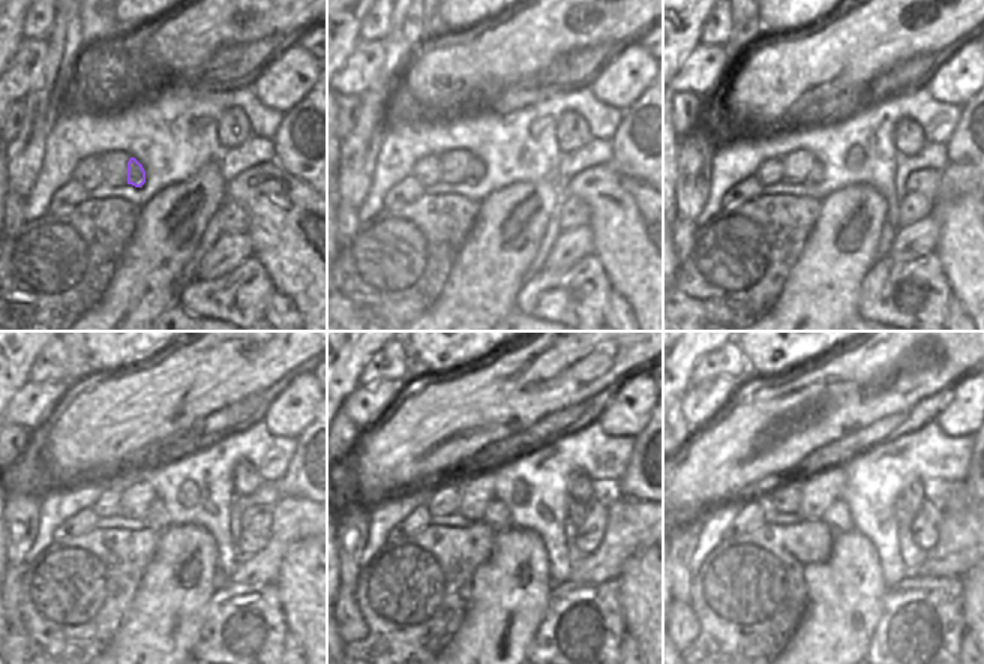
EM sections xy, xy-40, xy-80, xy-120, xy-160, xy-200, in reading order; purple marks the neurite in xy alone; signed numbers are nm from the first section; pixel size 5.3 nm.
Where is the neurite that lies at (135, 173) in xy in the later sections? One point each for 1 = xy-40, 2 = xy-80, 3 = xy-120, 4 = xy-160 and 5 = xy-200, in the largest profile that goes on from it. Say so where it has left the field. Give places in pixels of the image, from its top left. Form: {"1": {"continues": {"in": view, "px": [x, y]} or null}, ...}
{"1": {"continues": {"in": "xy-40", "px": [476, 170]}}, "2": {"continues": {"in": "xy-80", "px": [816, 174]}}, "3": {"continues": {"in": "xy-120", "px": [156, 517]}}, "4": {"continues": {"in": "xy-160", "px": [497, 516]}}, "5": {"continues": {"in": "xy-200", "px": [837, 517]}}}

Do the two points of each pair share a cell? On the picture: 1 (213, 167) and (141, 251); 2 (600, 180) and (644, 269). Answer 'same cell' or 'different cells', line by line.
1: same cell
2: same cell

